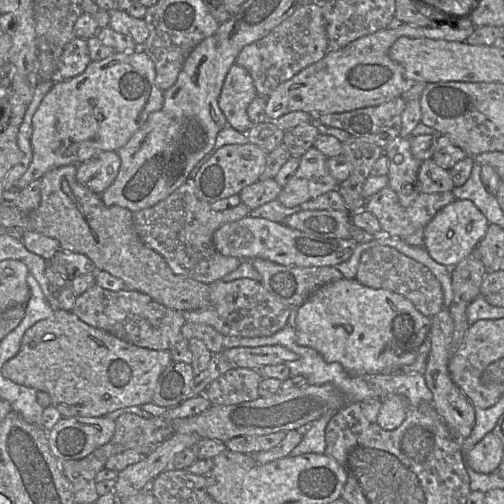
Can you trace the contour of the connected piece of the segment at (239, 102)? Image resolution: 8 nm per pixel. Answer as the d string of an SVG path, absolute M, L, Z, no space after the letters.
M234 63L224 79L218 99L219 107L232 128L239 132L249 131L252 123L247 108L256 96L252 77L246 69Z

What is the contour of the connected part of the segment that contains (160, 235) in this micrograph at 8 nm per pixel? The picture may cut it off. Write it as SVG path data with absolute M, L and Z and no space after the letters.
M189 177L157 204L133 213L133 222L140 239L158 252L175 274L209 285L237 269L242 261L217 251L213 243L214 232L226 223L248 216L250 209L240 203L230 209L213 210L210 203L198 198L194 178Z

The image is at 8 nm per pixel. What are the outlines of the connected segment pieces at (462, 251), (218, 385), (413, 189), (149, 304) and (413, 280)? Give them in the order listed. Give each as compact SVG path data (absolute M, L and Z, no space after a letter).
M454 200L441 209L424 227L424 248L437 263L452 269L471 254L485 236L488 220L470 200Z
M231 368L205 389L204 394L213 405L233 405L259 397L258 386L262 377L258 370Z
M395 137L385 146L384 153L389 160L388 186L397 194L401 206L410 207L419 194L418 172L421 164L411 153L410 137Z
M95 283L77 296L71 310L86 324L105 330L139 347L153 350L185 349L189 346L181 332L186 323L181 312L168 308L147 294L125 288L120 291L104 289Z
M376 245L360 257L356 280L373 289L385 289L400 294L413 303L415 308L430 319L444 309L441 283L423 264L387 245Z

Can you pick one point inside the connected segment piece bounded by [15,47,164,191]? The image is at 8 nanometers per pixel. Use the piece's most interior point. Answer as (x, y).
(99, 110)

